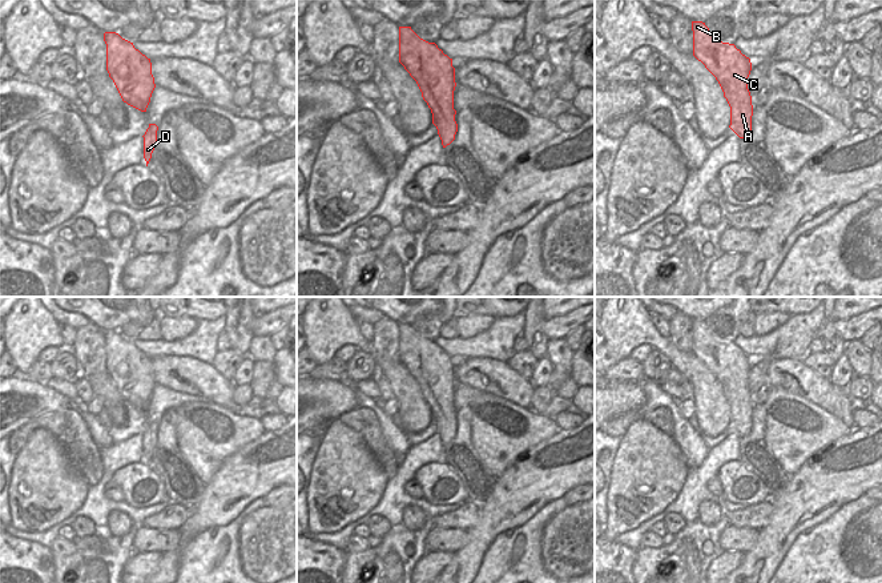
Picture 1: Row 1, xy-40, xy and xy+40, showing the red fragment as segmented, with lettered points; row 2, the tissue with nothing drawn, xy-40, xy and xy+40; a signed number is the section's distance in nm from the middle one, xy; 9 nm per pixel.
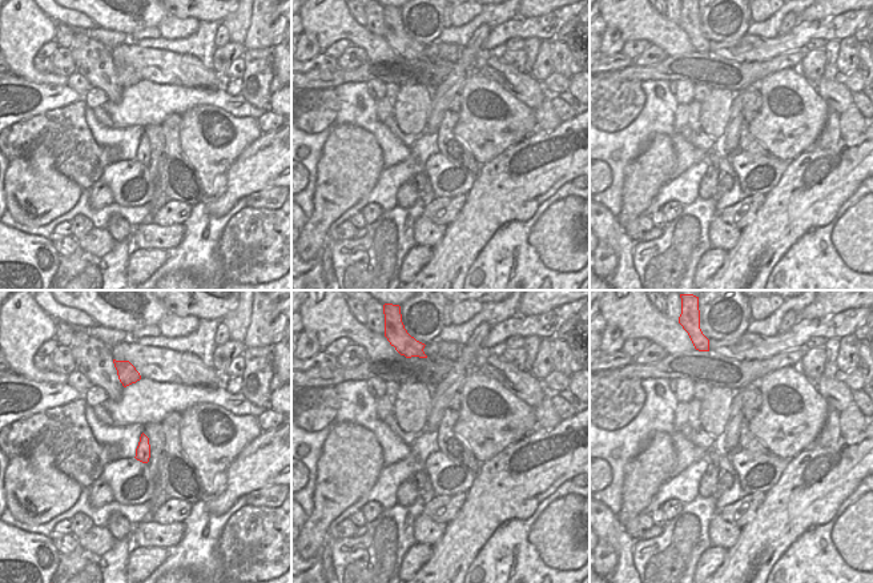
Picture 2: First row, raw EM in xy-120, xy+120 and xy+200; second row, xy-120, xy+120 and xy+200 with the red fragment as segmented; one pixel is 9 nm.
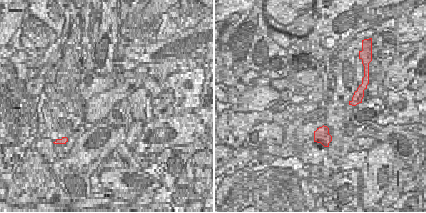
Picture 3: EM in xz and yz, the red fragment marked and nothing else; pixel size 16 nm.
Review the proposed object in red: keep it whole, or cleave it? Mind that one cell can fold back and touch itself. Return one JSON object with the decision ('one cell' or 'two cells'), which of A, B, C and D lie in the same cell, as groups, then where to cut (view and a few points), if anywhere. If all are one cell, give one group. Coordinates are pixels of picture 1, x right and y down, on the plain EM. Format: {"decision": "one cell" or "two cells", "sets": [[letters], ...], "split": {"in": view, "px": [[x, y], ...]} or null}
{"decision": "one cell", "sets": [["A", "B", "C", "D"]], "split": null}

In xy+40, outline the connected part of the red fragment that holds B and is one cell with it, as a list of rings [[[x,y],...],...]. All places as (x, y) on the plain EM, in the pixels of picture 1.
[[[692,319],[692,329],[693,354],[716,375],[730,405],[729,426],[740,437],[748,435],[753,414],[752,394],[748,387],[750,357],[734,342],[714,335],[702,319]]]

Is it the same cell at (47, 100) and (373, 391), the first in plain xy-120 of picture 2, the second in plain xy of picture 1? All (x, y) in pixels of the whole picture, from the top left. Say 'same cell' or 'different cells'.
different cells

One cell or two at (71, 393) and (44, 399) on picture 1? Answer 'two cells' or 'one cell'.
two cells

